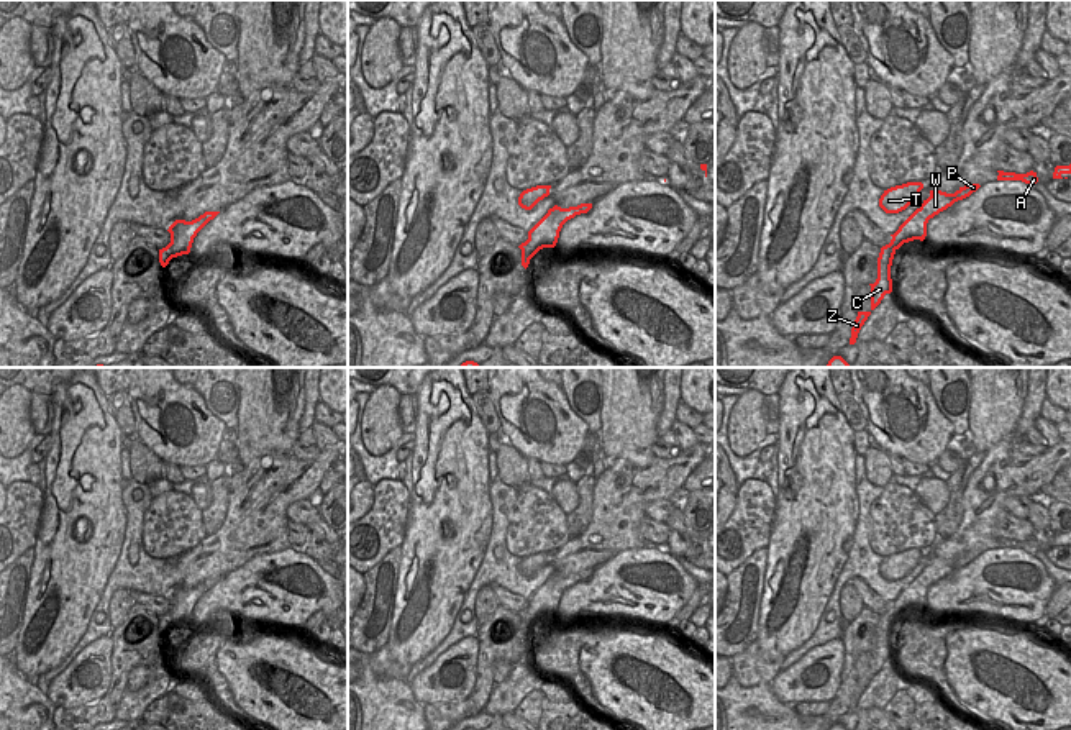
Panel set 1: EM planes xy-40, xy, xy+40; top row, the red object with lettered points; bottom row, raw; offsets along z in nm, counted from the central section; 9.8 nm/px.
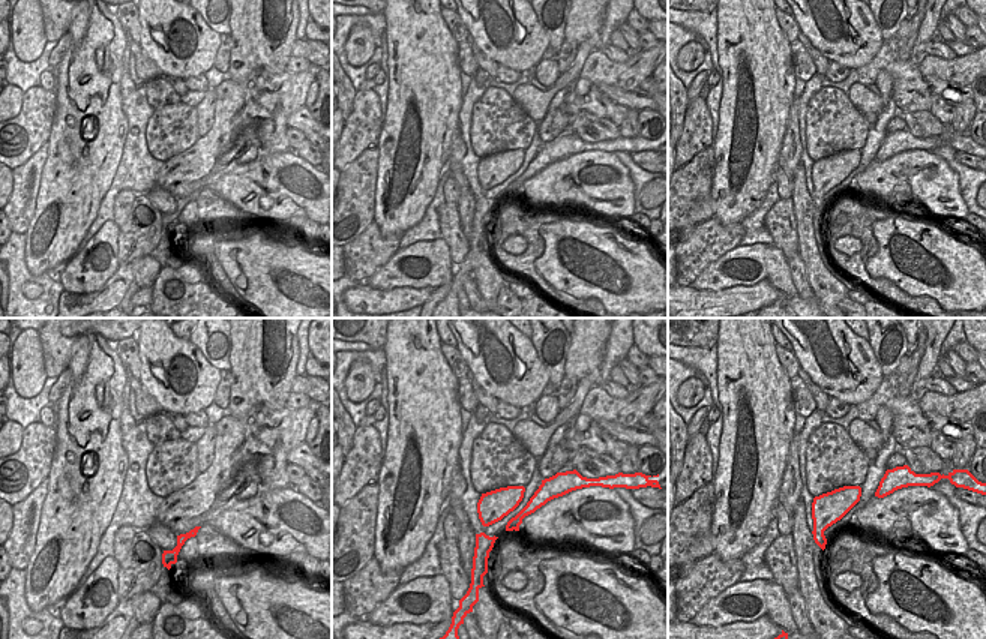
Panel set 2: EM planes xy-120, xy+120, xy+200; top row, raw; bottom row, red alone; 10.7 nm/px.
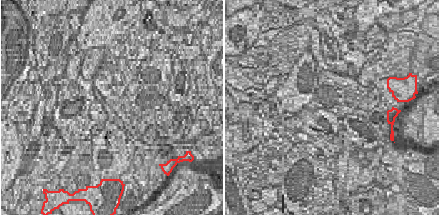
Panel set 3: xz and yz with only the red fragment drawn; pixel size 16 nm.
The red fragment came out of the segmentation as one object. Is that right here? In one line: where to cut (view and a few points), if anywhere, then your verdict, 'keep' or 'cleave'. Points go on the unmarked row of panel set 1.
cut none; keep

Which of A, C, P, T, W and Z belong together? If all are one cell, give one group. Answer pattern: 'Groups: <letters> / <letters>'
Groups: A C P T W Z

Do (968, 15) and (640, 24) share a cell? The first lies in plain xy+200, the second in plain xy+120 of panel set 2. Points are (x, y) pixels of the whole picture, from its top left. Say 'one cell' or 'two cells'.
one cell

